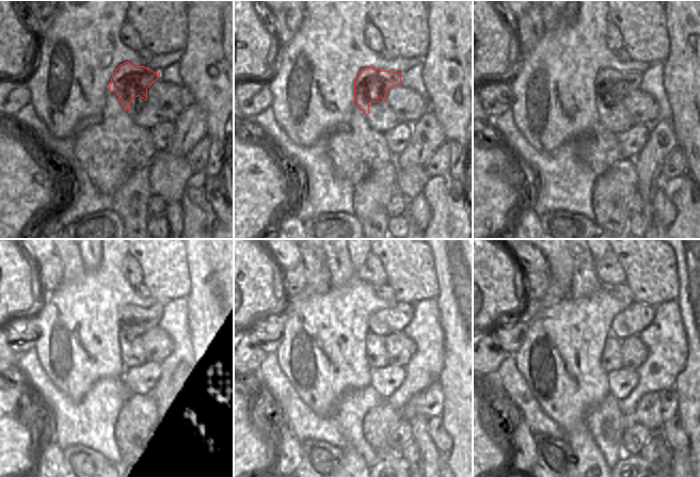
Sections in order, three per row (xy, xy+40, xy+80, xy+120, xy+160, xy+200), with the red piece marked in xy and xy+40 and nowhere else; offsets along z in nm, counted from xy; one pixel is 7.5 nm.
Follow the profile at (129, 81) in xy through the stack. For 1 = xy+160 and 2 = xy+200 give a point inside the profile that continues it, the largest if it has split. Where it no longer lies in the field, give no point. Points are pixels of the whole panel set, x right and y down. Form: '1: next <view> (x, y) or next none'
1: next xy+160 (394, 319)
2: next xy+200 (634, 318)

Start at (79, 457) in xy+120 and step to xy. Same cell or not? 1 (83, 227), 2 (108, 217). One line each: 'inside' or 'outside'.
1: inside
2: inside

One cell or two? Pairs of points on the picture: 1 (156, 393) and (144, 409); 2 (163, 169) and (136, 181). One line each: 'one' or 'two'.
1: two
2: two

